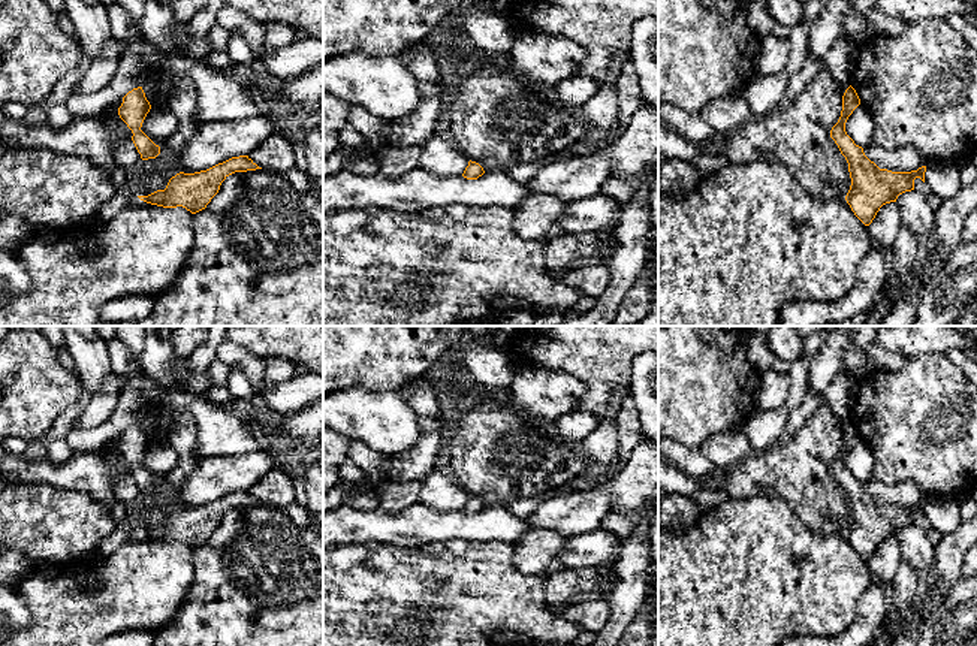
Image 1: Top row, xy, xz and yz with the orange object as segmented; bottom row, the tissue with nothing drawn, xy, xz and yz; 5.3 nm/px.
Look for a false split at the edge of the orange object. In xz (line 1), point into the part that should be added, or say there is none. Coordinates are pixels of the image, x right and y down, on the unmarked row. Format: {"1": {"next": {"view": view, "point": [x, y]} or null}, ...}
{"1": {"next": null}}

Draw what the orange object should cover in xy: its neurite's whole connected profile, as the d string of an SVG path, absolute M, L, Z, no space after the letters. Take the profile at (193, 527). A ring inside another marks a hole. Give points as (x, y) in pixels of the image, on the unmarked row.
M248 490L232 492L206 505L172 511L165 525L157 525L148 531L138 531L141 535L163 541L183 541L192 549L206 543L218 528L221 517L235 507L256 505L259 502Z

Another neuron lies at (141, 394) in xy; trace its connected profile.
M147 374L126 380L118 405L103 425L91 431L70 431L66 443L73 452L97 450L108 444L111 438L124 432L133 423L142 422L147 413L162 402L162 387Z

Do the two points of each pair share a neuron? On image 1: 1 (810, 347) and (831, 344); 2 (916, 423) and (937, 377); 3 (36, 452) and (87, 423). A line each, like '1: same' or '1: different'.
1: different
2: same
3: different

